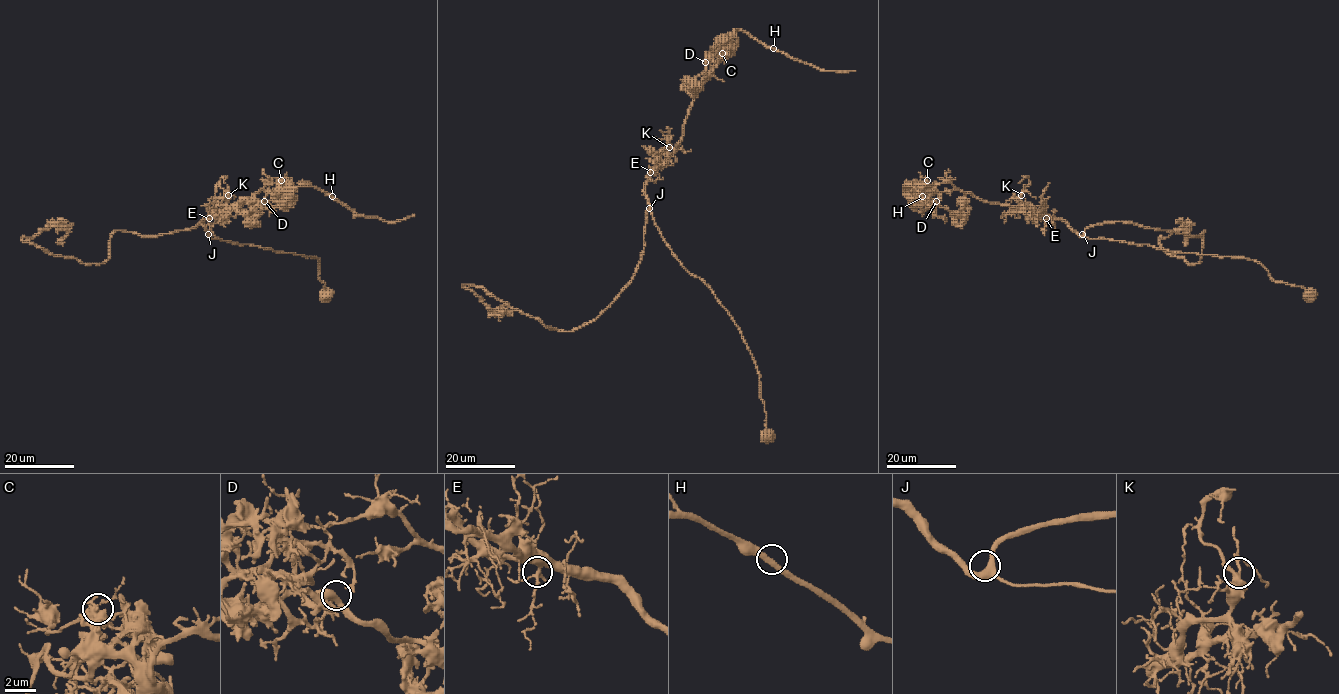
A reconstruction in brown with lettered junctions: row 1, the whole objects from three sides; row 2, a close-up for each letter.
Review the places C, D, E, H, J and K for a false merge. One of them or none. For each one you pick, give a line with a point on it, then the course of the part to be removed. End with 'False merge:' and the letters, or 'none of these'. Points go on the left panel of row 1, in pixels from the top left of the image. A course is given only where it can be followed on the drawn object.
C: at (281, 180); foreign part runs (281, 180), (290, 187), (307, 185), (319, 189), (366, 216), (387, 222), (404, 220), (414, 215)
False merge: C

